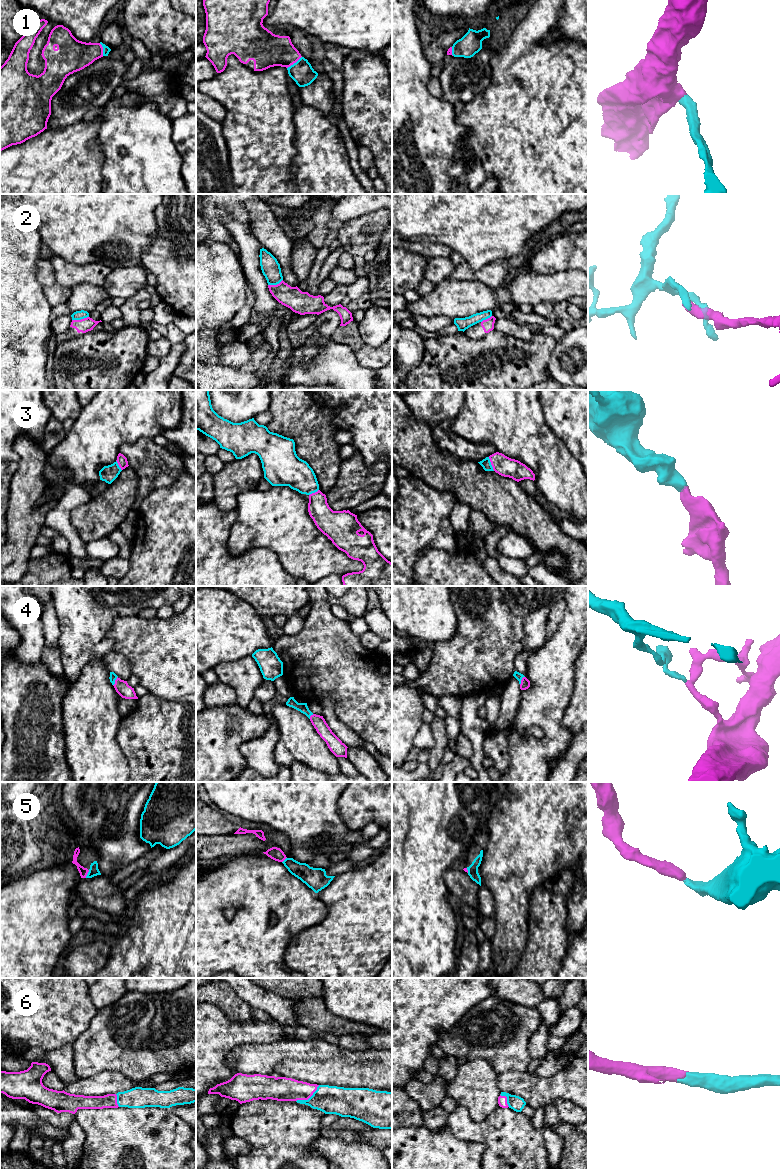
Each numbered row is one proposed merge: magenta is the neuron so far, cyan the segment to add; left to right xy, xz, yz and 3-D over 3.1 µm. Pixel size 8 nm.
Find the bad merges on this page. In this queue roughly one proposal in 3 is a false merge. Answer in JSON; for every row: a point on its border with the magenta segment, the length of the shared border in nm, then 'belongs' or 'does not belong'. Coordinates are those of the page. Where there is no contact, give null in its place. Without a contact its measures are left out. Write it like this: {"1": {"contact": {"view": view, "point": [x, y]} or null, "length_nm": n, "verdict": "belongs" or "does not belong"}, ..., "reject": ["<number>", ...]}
{"1": {"contact": {"view": "xz", "point": [294, 62]}, "length_nm": 160, "verdict": "belongs"}, "2": {"contact": {"view": "xy", "point": [81, 319]}, "length_nm": 140, "verdict": "does not belong"}, "3": {"contact": {"view": "yz", "point": [491, 464]}, "length_nm": 120, "verdict": "belongs"}, "4": {"contact": {"view": "xy", "point": [115, 681]}, "length_nm": 90, "verdict": "does not belong"}, "5": {"contact": {"view": "xy", "point": [87, 873]}, "length_nm": 70, "verdict": "belongs"}, "6": {"contact": {"view": "xz", "point": [308, 1098]}, "length_nm": 240, "verdict": "belongs"}, "reject": ["2", "4"]}

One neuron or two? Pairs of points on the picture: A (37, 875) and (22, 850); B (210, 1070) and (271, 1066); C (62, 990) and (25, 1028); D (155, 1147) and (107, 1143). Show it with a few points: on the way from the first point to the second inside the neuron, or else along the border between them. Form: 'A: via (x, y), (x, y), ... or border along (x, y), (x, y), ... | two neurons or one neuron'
A: border along (36, 867), (11, 878) | two neurons
B: border along (238, 1046), (226, 1057), (226, 1063), (235, 1072) | two neurons
C: via (51, 1001), (43, 1009), (43, 1018), (36, 1019) | one neuron
D: via (143, 1147), (119, 1143) | one neuron

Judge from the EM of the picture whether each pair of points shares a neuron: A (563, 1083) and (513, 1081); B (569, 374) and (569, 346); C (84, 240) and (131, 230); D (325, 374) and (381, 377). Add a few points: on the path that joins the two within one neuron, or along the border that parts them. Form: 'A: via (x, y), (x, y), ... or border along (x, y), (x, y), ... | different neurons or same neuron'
A: via (551, 1084), (525, 1084) | same neuron
B: via (569, 367), (569, 353) | same neuron
C: via (96, 230), (119, 230) | same neuron
D: via (339, 374), (347, 374), (351, 377), (367, 377) | same neuron

